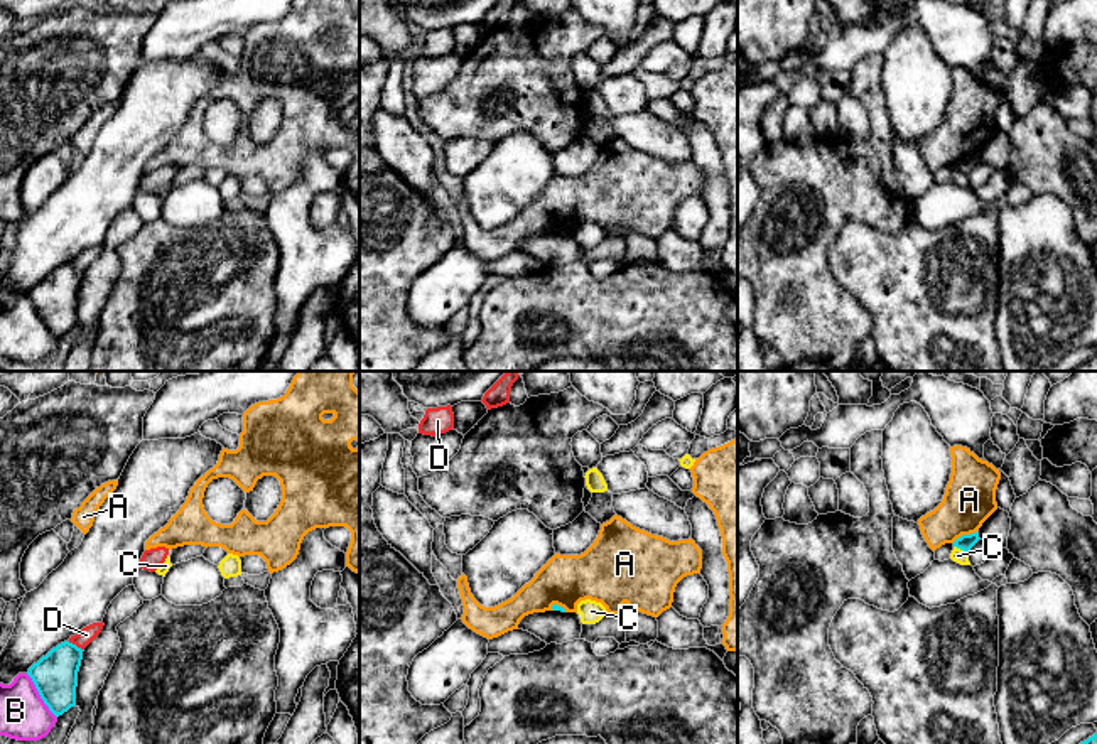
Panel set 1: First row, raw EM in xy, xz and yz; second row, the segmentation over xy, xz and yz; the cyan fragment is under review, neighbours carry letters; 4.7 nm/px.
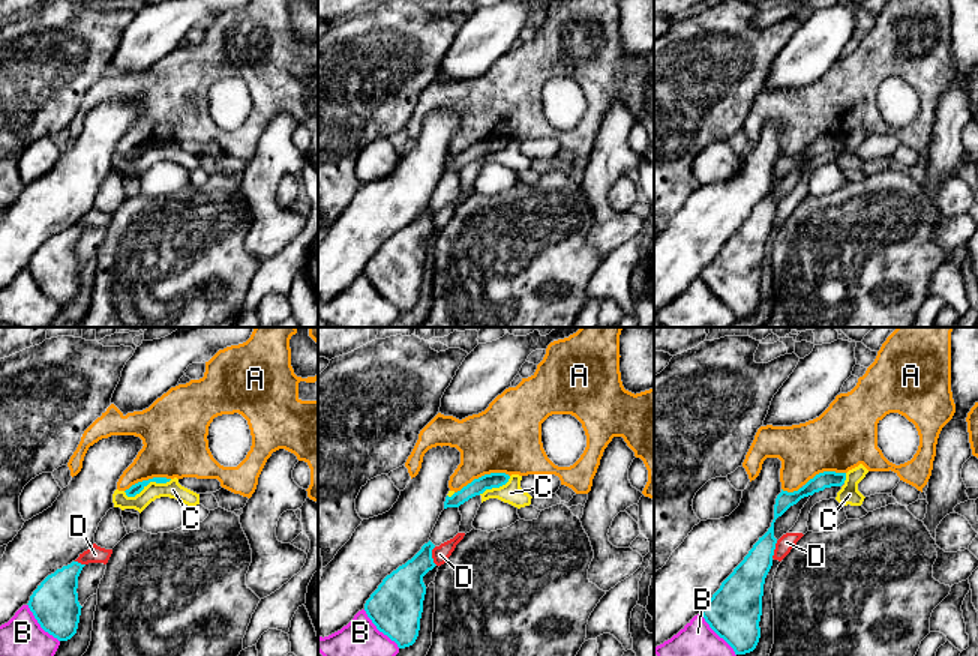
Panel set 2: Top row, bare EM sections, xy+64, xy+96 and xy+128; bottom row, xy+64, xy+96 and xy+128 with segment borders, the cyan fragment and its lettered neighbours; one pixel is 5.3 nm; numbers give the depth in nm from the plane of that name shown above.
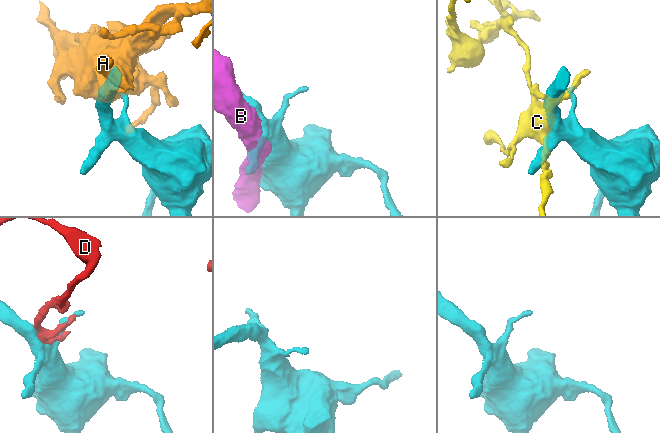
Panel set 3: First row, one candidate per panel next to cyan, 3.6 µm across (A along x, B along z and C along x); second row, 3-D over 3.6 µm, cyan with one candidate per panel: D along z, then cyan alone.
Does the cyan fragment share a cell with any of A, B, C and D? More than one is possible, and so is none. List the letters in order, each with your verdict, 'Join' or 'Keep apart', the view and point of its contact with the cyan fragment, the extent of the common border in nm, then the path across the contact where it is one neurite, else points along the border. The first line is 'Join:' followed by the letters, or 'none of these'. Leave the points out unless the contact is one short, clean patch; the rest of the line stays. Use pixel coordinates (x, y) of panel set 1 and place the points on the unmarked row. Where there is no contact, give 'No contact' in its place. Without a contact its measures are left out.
Join: none of these
A: Keep apart. Touches cyan at yz (964, 157). Shared border 140 nm. Boundary: yz (978, 152), (961, 157), (952, 164)
B: Keep apart. Touches cyan at xy (39, 316). Shared border 260 nm
C: Keep apart. Touches cyan at yz (961, 171). Shared border 70 nm. Boundary: yz (954, 167), (966, 174)
D: Keep apart. Touches cyan at xy (75, 267). Shared border 90 nm

